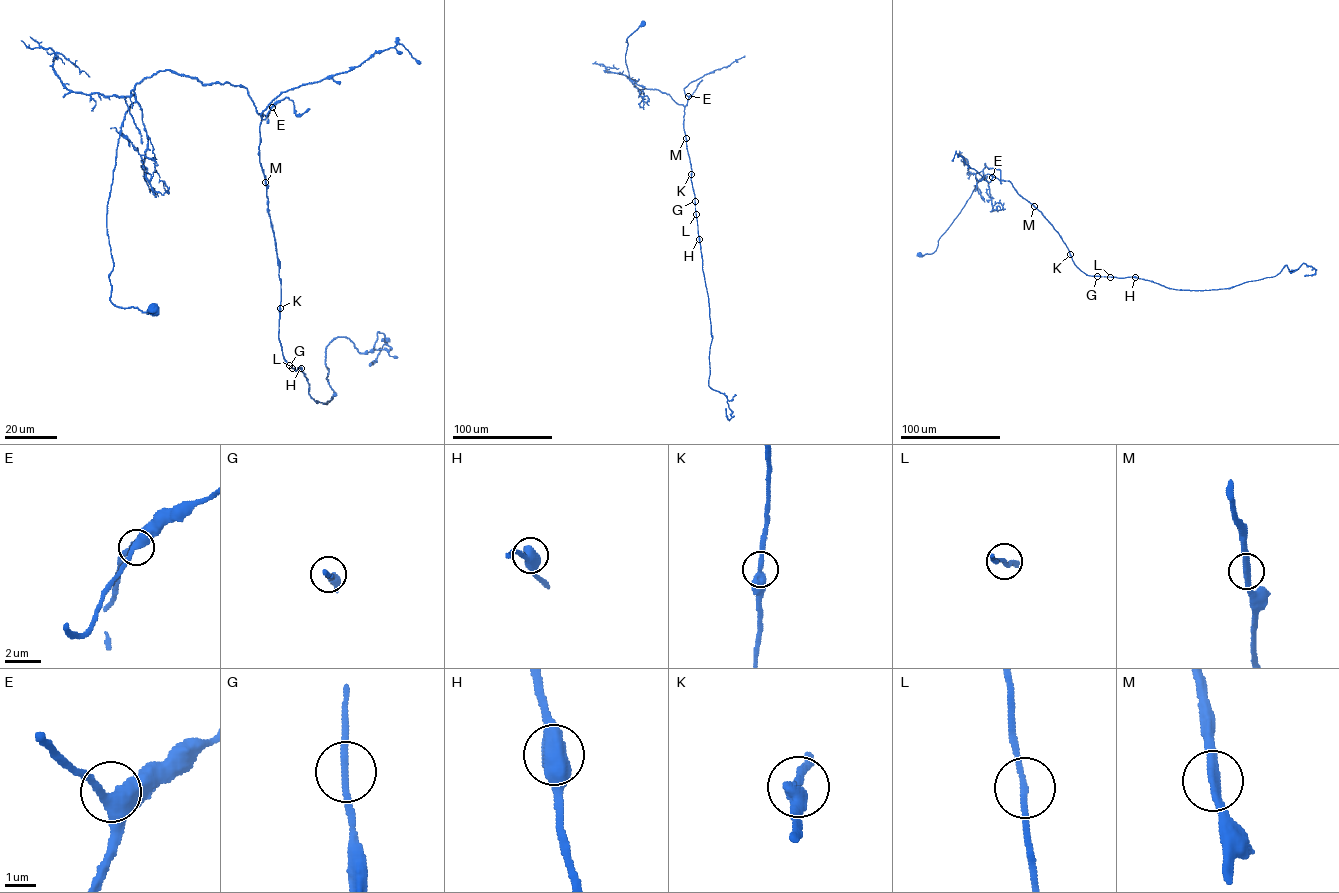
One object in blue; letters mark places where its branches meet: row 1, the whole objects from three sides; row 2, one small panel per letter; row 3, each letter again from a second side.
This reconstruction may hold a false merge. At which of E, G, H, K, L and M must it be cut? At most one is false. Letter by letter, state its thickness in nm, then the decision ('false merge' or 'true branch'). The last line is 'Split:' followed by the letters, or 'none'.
E: 440 nm | true branch
G: 240 nm | true branch
H: 750 nm | true branch
K: 360 nm | true branch
L: 190 nm | true branch
M: 340 nm | true branch
Split: none

